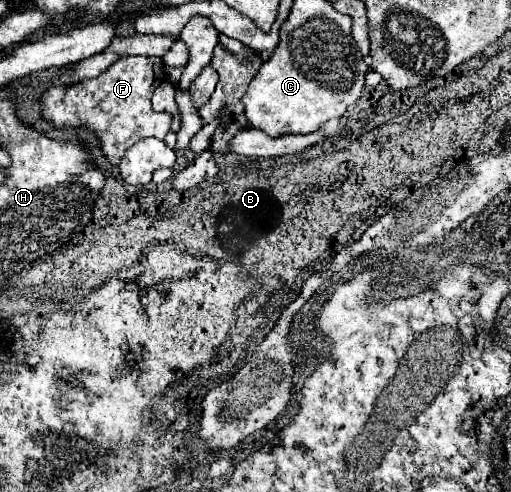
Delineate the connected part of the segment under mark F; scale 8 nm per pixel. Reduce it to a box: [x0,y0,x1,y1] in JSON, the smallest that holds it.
[40,57,172,165]

